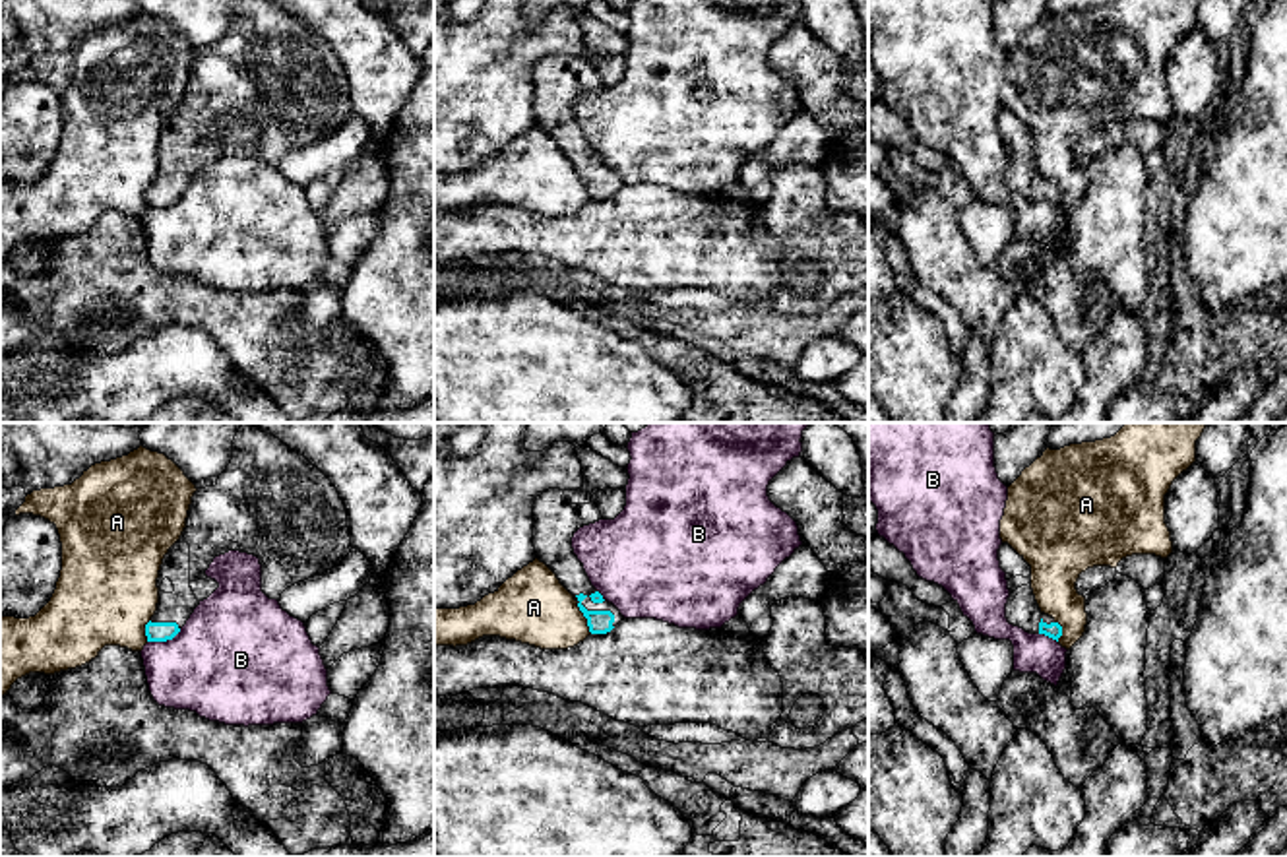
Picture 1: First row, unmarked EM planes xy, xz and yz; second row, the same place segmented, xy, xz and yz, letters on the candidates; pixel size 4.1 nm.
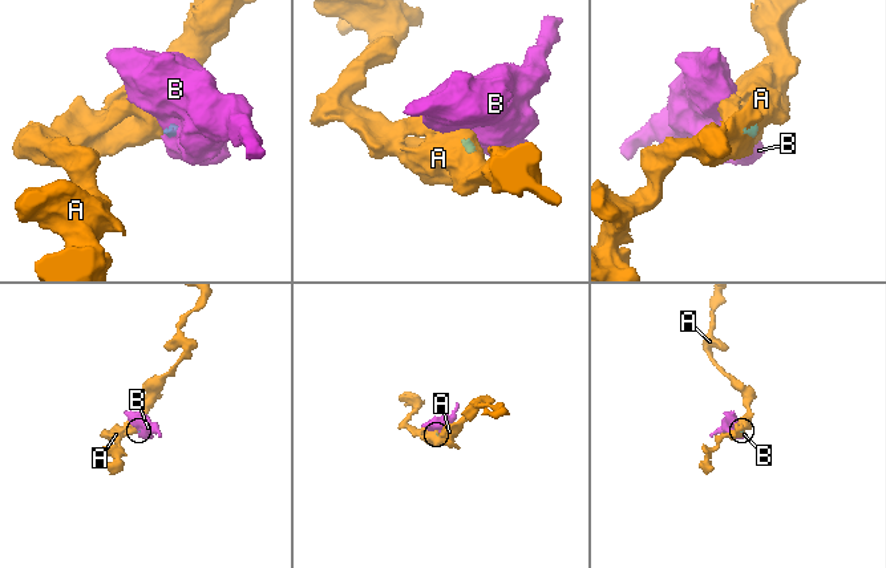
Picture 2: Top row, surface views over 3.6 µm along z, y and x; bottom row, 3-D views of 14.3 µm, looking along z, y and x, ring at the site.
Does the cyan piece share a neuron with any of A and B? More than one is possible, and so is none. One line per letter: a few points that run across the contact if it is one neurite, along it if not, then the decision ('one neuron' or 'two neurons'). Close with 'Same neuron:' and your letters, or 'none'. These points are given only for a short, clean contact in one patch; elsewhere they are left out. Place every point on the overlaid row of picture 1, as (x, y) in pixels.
A: line xz (576, 603), (592, 633); two neurons
B: line xy (181, 629), (171, 638), (148, 642); two neurons
Same neuron: none

